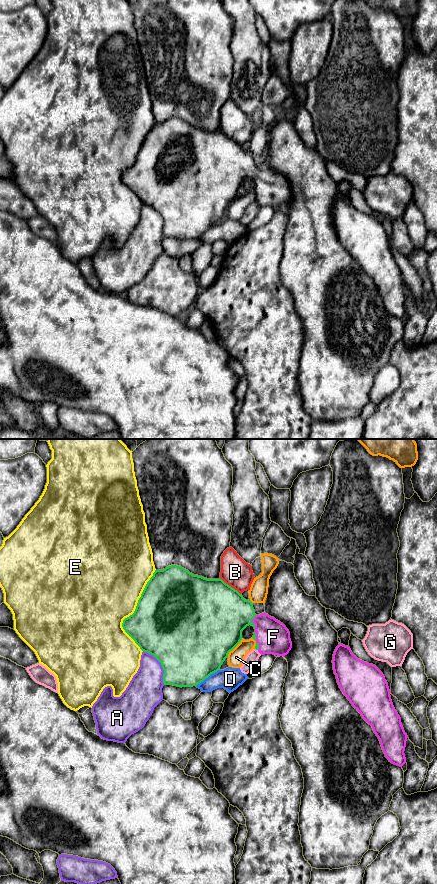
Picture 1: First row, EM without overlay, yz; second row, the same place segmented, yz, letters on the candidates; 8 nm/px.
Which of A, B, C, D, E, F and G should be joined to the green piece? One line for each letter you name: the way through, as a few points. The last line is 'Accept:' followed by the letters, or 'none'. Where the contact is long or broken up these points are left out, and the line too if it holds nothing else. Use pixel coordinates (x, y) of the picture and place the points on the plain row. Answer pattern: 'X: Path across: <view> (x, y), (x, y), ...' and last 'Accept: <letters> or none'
F: Path across: yz (221, 166), (243, 166), (251, 174), (258, 174), (273, 189)
Accept: F

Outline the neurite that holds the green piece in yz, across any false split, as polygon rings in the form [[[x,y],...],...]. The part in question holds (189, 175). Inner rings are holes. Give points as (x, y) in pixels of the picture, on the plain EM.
[[[171,117],[163,122],[155,122],[153,128],[147,134],[141,149],[138,152],[136,161],[132,167],[125,170],[122,175],[122,179],[125,184],[135,193],[135,195],[144,204],[153,207],[162,217],[164,222],[163,235],[164,237],[173,237],[177,239],[193,239],[197,238],[208,230],[211,226],[217,224],[225,211],[228,209],[230,203],[232,203],[242,192],[242,183],[247,178],[253,178],[255,181],[253,191],[256,193],[255,201],[261,206],[273,206],[278,208],[285,208],[289,205],[292,200],[292,194],[290,191],[290,184],[286,178],[280,173],[276,172],[274,169],[269,168],[265,164],[256,167],[253,160],[253,156],[250,152],[245,152],[237,142],[226,136],[222,131],[207,131],[202,128],[194,127],[188,122],[182,120],[181,118]]]

